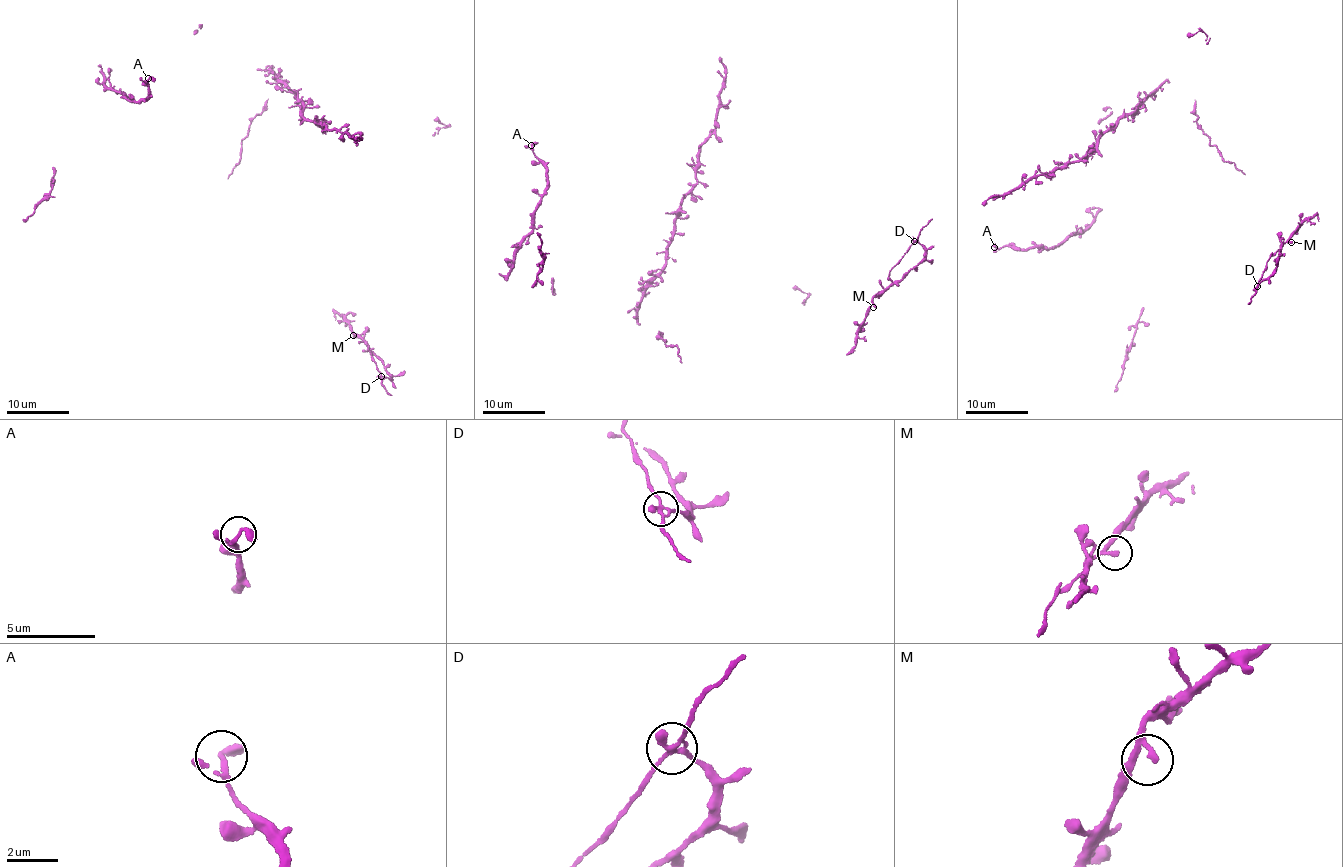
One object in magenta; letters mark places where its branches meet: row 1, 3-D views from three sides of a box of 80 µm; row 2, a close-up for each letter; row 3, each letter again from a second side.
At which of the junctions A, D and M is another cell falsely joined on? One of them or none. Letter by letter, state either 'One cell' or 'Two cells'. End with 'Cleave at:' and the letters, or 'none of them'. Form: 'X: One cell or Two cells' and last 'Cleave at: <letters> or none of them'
A: One cell
D: Two cells
M: One cell
Cleave at: D

